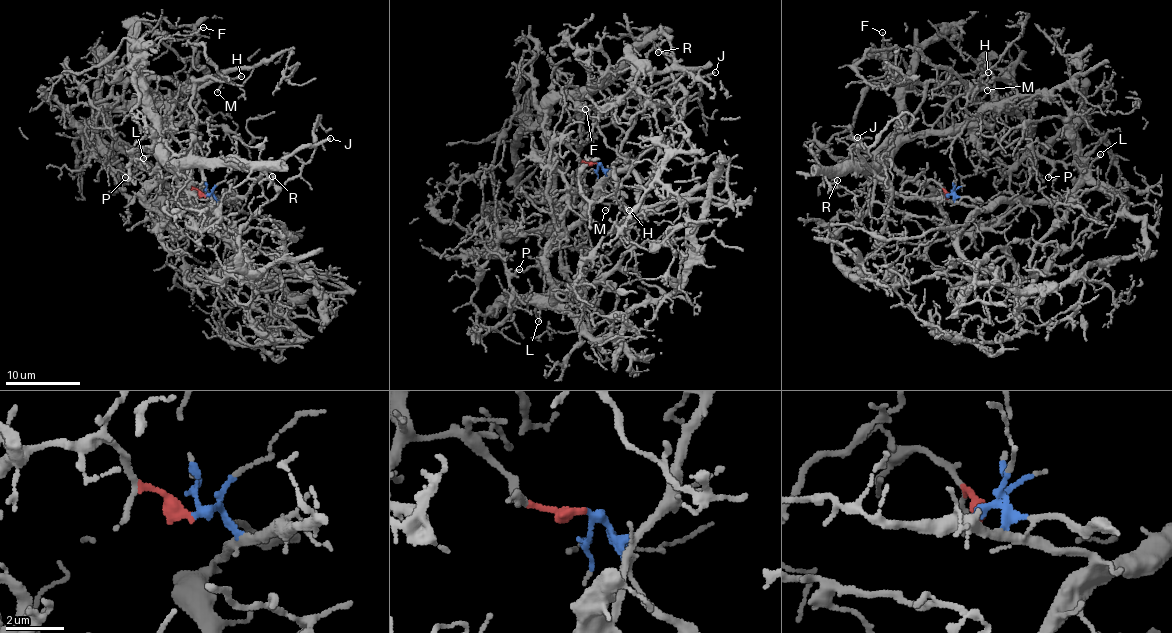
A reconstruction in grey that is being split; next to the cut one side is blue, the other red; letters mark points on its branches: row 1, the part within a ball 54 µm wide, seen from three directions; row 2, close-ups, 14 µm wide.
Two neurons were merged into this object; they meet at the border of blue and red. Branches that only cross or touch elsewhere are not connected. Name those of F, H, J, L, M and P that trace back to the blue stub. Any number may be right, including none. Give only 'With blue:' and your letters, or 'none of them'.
With blue: J, L

